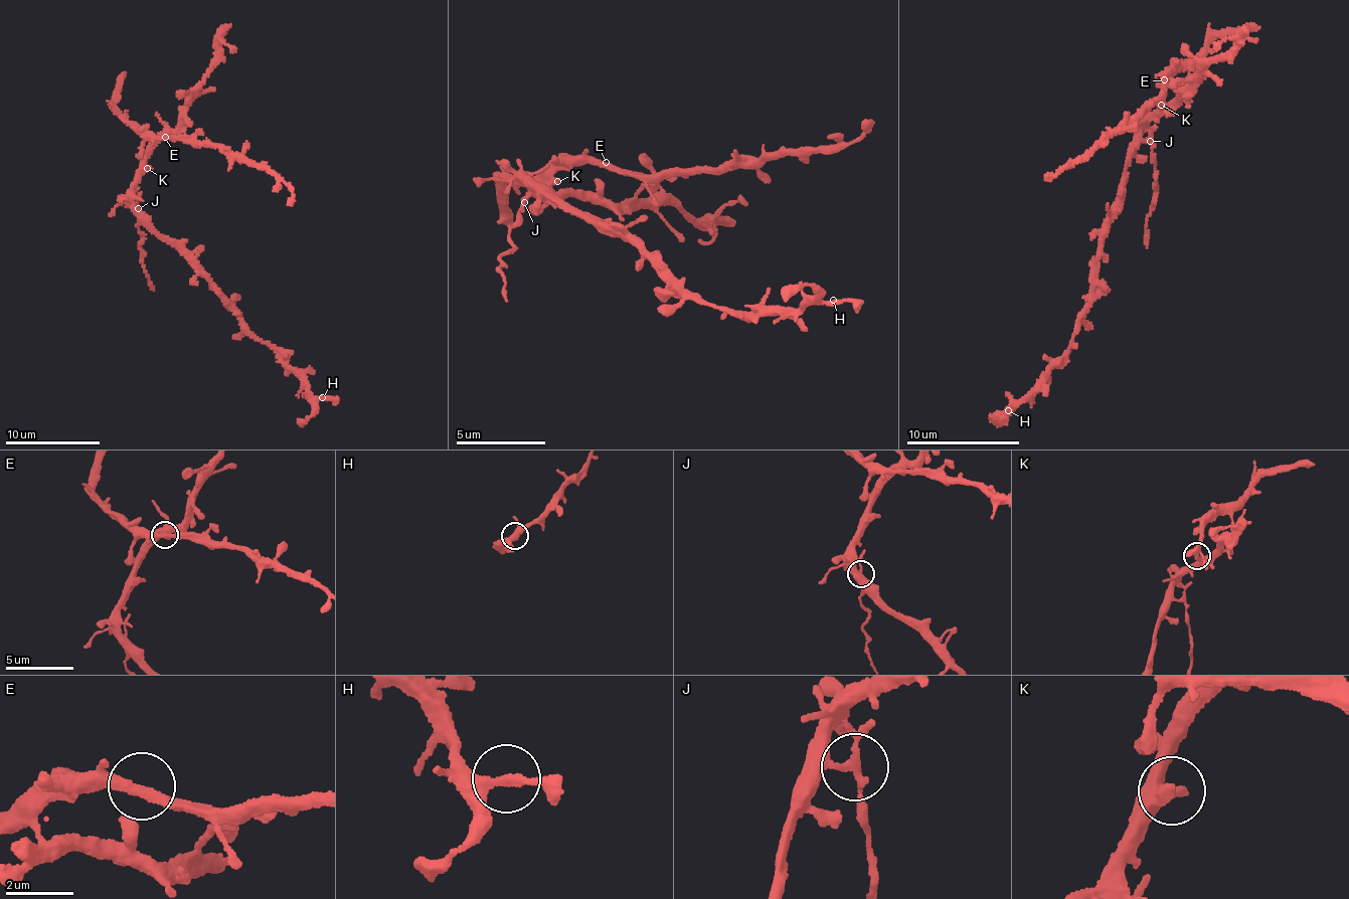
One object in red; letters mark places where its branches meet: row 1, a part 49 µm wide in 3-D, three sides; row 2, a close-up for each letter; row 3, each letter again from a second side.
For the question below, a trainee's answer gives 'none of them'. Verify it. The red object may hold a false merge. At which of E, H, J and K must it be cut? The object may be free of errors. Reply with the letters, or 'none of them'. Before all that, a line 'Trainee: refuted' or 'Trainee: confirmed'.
Trainee: refuted
J

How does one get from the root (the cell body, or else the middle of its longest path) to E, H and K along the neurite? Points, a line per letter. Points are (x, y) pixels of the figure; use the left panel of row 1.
E: (147, 214), (135, 205), (135, 179), (143, 160), (165, 137)
H: (147, 214), (161, 234), (190, 258), (250, 331), (282, 349), (290, 367), (300, 372), (310, 393), (322, 397)
K: (147, 214), (135, 205), (133, 188), (134, 182), (147, 168)

